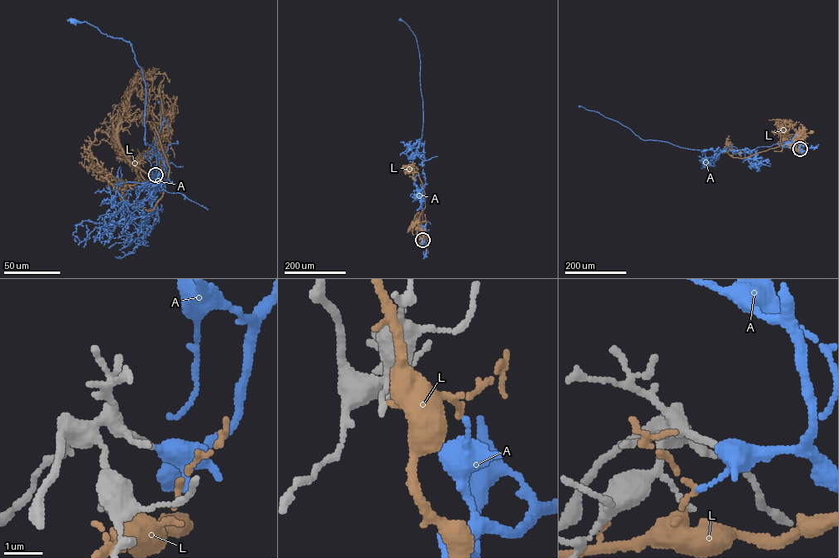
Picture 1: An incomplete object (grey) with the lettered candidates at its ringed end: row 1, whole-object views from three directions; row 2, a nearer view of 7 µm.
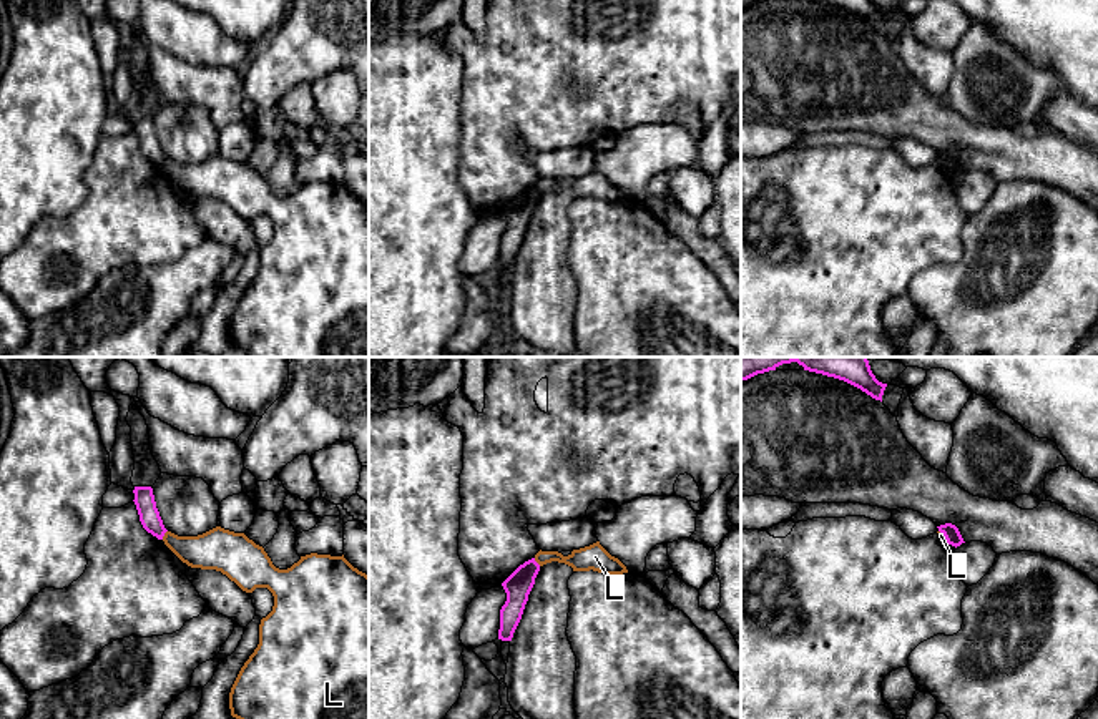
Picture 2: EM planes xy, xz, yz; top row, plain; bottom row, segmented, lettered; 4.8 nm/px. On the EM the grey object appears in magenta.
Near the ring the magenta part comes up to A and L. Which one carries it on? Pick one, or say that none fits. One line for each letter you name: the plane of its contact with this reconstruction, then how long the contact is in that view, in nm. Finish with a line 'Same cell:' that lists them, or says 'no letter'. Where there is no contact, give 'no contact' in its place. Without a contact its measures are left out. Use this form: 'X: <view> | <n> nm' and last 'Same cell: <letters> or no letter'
A: no contact
Same cell: A

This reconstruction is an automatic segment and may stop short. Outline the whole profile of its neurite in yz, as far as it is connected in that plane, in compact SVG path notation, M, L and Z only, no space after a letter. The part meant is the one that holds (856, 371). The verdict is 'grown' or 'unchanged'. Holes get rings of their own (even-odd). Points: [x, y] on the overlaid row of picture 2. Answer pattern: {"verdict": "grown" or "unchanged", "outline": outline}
{"verdict": "unchanged", "outline": "M741 357L741 382L797 362L804 370L844 380L882 402L887 384L875 379L867 357Z"}

